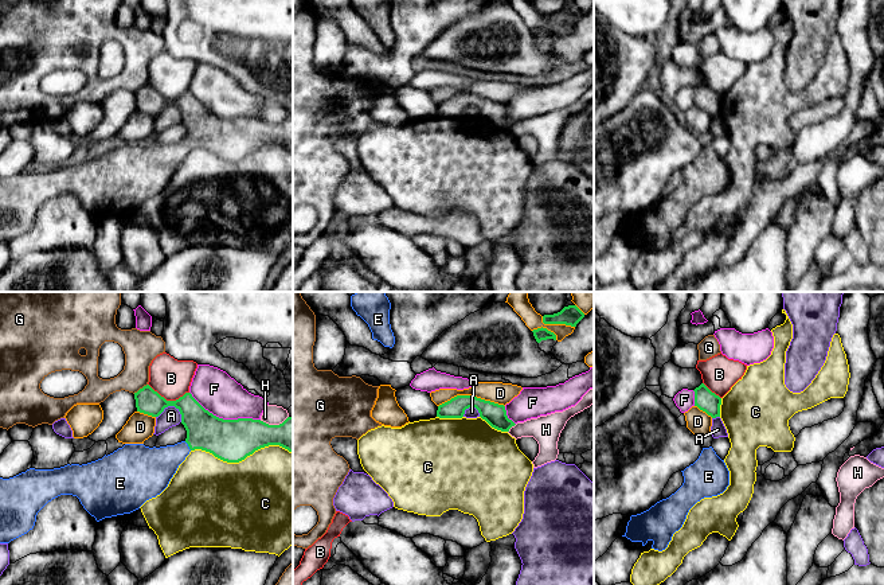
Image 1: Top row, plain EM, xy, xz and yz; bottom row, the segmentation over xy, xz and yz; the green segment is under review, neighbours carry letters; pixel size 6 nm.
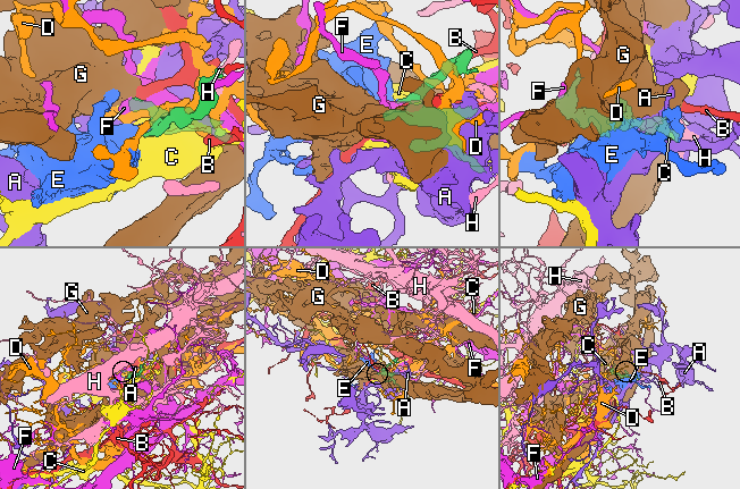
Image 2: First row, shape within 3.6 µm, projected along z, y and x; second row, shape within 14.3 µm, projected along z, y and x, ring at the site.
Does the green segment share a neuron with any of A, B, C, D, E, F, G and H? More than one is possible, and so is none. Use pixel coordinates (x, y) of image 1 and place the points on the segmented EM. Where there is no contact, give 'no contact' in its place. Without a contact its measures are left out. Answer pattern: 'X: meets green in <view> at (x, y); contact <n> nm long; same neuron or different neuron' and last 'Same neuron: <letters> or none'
A: meets green in xy at (172, 405); contact 160 nm long; different neuron
B: meets green in xy at (168, 401); contact 260 nm long; different neuron
C: meets green in xy at (242, 459); contact 600 nm long; different neuron
D: meets green in xz at (470, 396); contact 400 nm long; different neuron
E: meets green in xy at (188, 445); contact 70 nm long; same neuron
F: meets green in xy at (225, 420); contact 460 nm long; different neuron
G: meets green in xy at (140, 389); contact 110 nm long; different neuron
H: meets green in xz at (511, 426); contact 80 nm long; different neuron
Same neuron: E

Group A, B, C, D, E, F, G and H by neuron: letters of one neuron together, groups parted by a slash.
A / B / C / D / E / F / G / H

